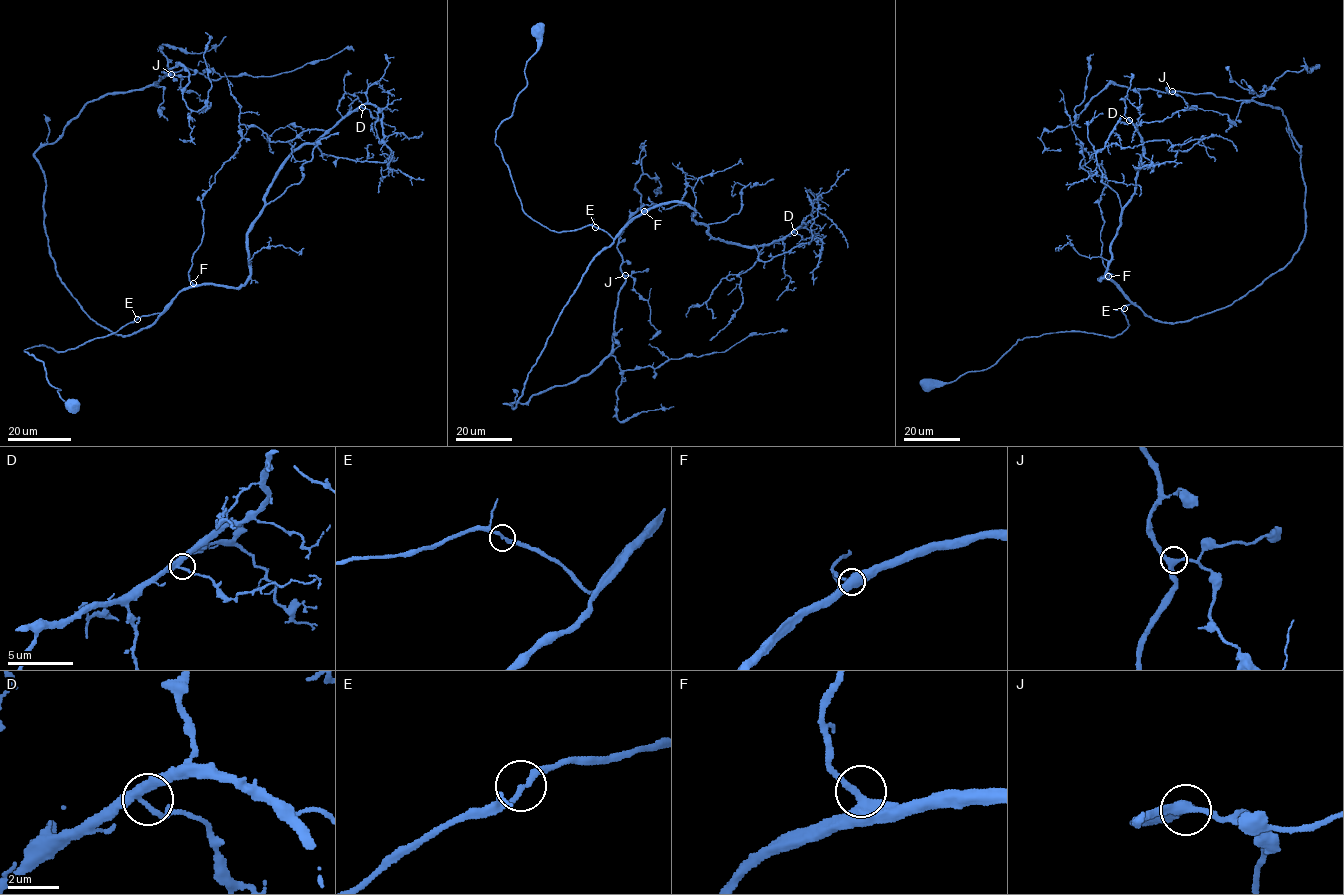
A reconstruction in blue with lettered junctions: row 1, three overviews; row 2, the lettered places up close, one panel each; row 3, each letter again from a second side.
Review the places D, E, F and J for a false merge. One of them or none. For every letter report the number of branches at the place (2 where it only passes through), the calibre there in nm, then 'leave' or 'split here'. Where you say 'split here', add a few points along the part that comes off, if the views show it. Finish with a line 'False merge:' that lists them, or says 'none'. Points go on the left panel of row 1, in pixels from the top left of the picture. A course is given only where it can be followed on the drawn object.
D: 3 branches meet; 280 nm thick; leave
E: 2 branches meet; 220 nm thick; leave
F: 2 branches meet; 400 nm thick; leave
J: 3 branches meet; 320 nm thick; leave
False merge: none

